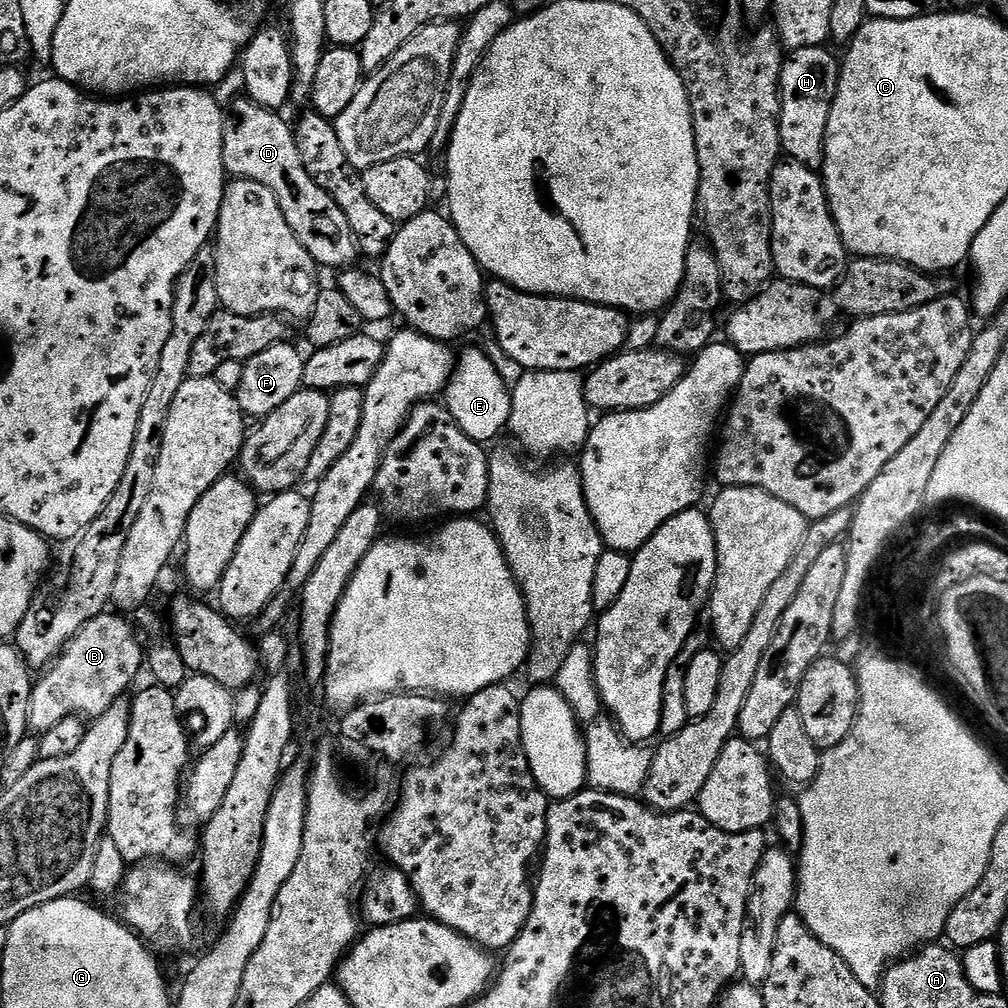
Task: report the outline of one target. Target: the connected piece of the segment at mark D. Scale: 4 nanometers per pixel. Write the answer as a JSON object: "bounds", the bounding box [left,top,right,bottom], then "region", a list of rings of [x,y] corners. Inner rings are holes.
{"bounds":[224,98,358,270],"region":[[[247,98],[231,101],[230,115],[224,121],[224,166],[227,175],[242,180],[262,182],[278,198],[290,230],[306,246],[317,265],[344,270],[355,265],[358,241],[342,214],[342,206],[306,174],[302,154],[298,154],[296,133],[291,123],[280,117],[279,111],[263,108]]]}

